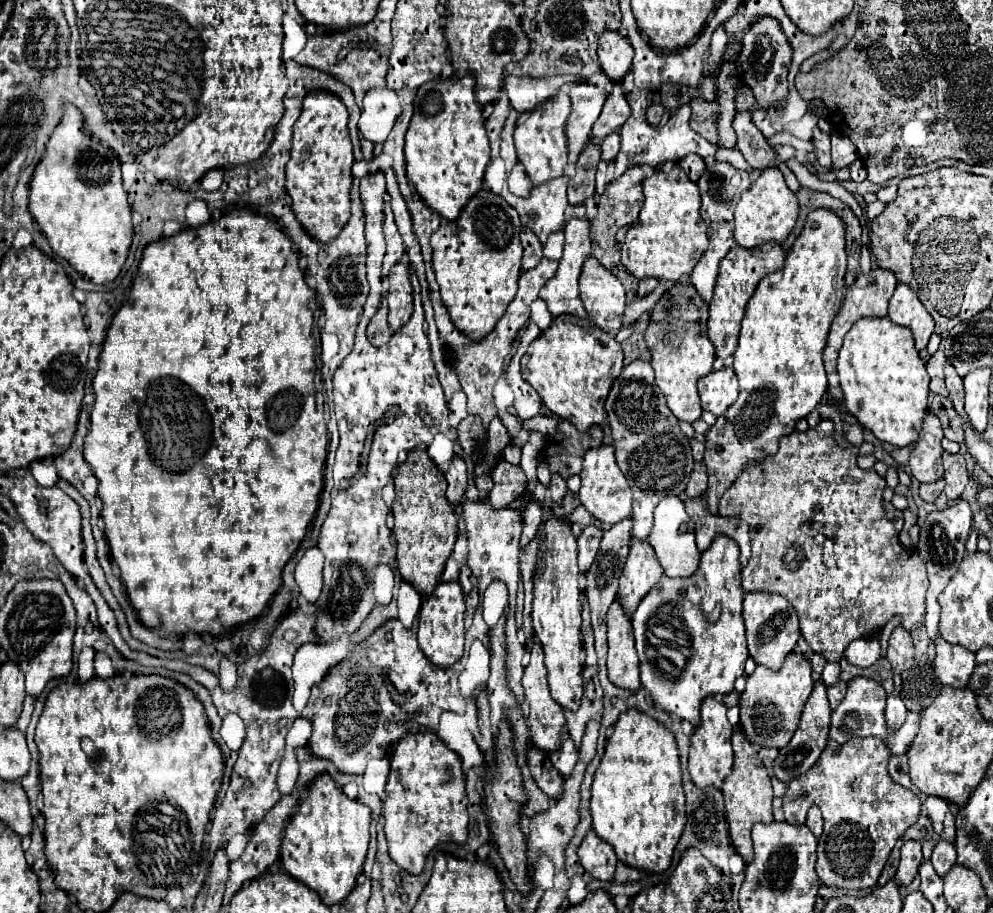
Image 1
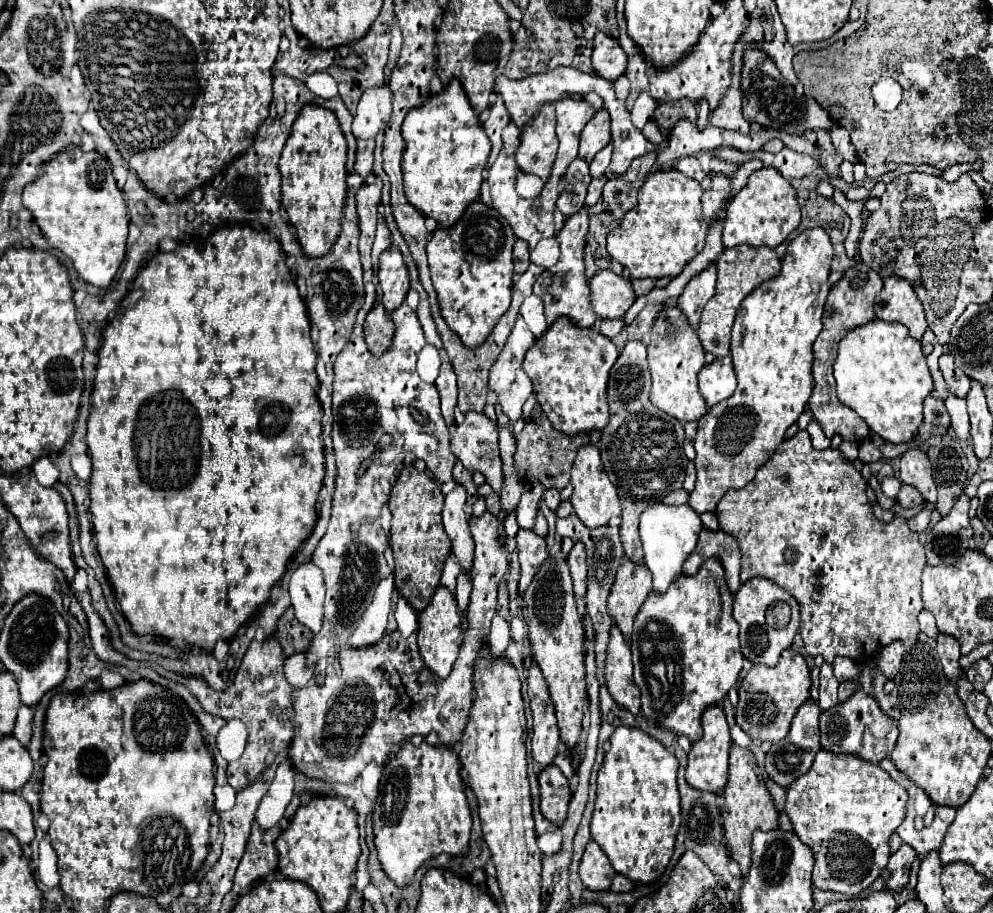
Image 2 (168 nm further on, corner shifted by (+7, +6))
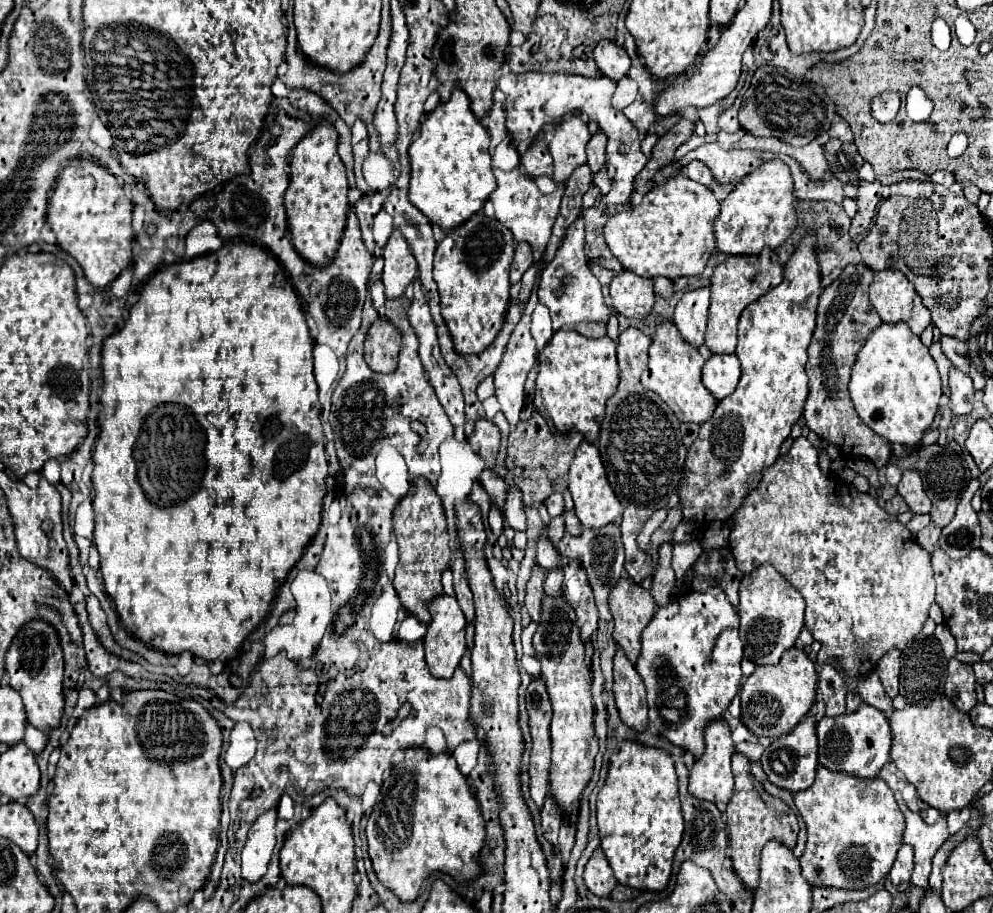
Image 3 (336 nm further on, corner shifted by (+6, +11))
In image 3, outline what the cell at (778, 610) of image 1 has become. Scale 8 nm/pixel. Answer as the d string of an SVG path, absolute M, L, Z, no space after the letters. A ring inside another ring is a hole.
M761 565L741 579L739 587L739 619L741 619L741 643L745 647L745 657L755 665L777 663L785 649L795 645L799 631L803 629L803 609L805 601L801 593L791 587L773 567Z

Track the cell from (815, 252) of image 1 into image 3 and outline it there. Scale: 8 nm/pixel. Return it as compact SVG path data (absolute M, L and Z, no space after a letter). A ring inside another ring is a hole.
M807 233L791 259L785 265L781 285L767 291L763 297L747 305L739 317L739 343L735 355L741 361L741 379L733 395L719 401L715 413L709 421L701 423L699 437L689 447L685 471L687 485L683 485L679 497L683 503L683 517L697 517L699 527L711 521L727 521L741 505L745 493L757 487L761 481L761 471L773 465L779 457L781 443L789 437L793 423L799 421L805 399L807 399L807 347L813 337L815 317L817 317L817 301L821 295L821 267L817 263L817 233Z

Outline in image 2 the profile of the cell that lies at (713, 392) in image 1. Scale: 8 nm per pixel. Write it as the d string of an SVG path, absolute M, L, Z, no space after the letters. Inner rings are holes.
M718 358L706 364L698 374L700 392L708 406L714 406L726 398L730 398L736 390L736 378L732 368L732 358Z

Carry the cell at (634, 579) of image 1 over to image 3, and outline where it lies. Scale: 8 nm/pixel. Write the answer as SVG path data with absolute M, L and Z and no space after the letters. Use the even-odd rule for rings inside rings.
M623 575L609 593L609 611L615 621L613 639L623 647L629 661L635 663L641 651L641 629L653 617L655 599L631 577Z

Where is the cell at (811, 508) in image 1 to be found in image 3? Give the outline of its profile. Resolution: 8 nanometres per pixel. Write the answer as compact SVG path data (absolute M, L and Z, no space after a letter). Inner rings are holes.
M797 437L787 455L763 471L761 483L745 495L741 509L733 513L729 547L741 573L751 573L759 565L771 565L805 599L805 627L821 643L817 663L841 659L853 677L867 675L877 661L893 647L903 649L909 639L921 633L927 611L935 601L935 579L931 555L917 537L877 505L869 493L857 491L833 473L823 473L817 449L807 437Z

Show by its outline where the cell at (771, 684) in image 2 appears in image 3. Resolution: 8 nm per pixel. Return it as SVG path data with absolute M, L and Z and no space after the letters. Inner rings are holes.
M791 647L777 665L759 665L741 687L741 719L753 735L781 737L803 719L815 701L817 673L807 651Z

